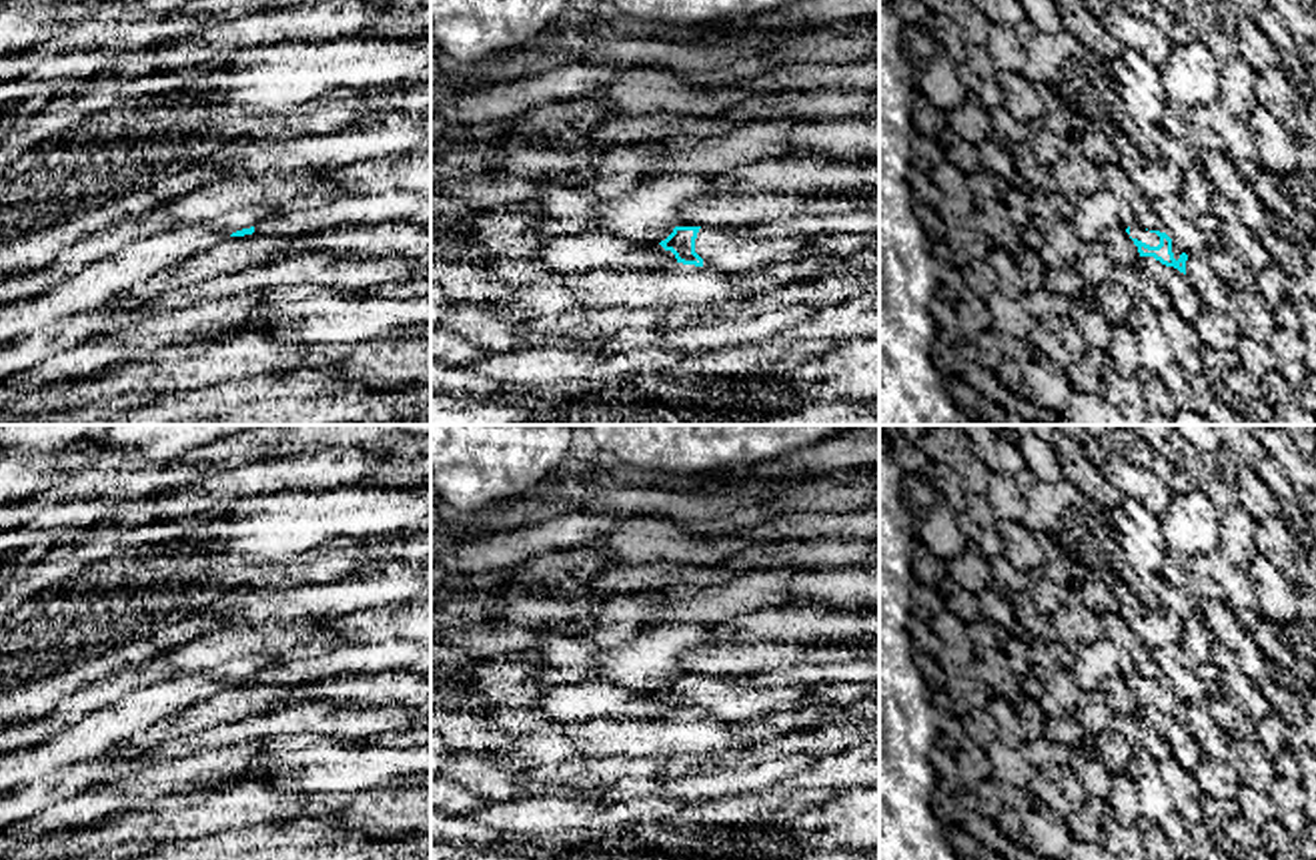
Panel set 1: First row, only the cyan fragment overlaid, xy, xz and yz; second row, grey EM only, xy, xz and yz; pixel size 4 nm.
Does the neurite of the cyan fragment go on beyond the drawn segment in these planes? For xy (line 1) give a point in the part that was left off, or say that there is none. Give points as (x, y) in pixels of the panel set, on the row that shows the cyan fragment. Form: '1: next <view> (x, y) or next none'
1: next xy (395, 205)

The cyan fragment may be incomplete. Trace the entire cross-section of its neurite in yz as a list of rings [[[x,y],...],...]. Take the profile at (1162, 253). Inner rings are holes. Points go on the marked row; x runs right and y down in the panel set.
[[[1138,223],[1126,229],[1140,257],[1154,257],[1166,267],[1174,267],[1186,275],[1188,255],[1182,253],[1166,233],[1142,229]]]

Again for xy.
[[[389,190],[381,194],[343,194],[308,210],[272,214],[250,229],[232,233],[230,237],[294,237],[345,227],[379,227],[389,223],[431,225],[431,196],[407,190]]]

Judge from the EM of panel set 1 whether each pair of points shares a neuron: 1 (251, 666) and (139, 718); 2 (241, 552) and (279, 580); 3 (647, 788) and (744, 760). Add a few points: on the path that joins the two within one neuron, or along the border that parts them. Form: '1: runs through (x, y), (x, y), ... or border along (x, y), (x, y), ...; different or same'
1: runs through (223, 674), (203, 686), (167, 696); same
2: border along (275, 564), (243, 566), (235, 572); different
3: border along (766, 758), (746, 768), (720, 768); different

